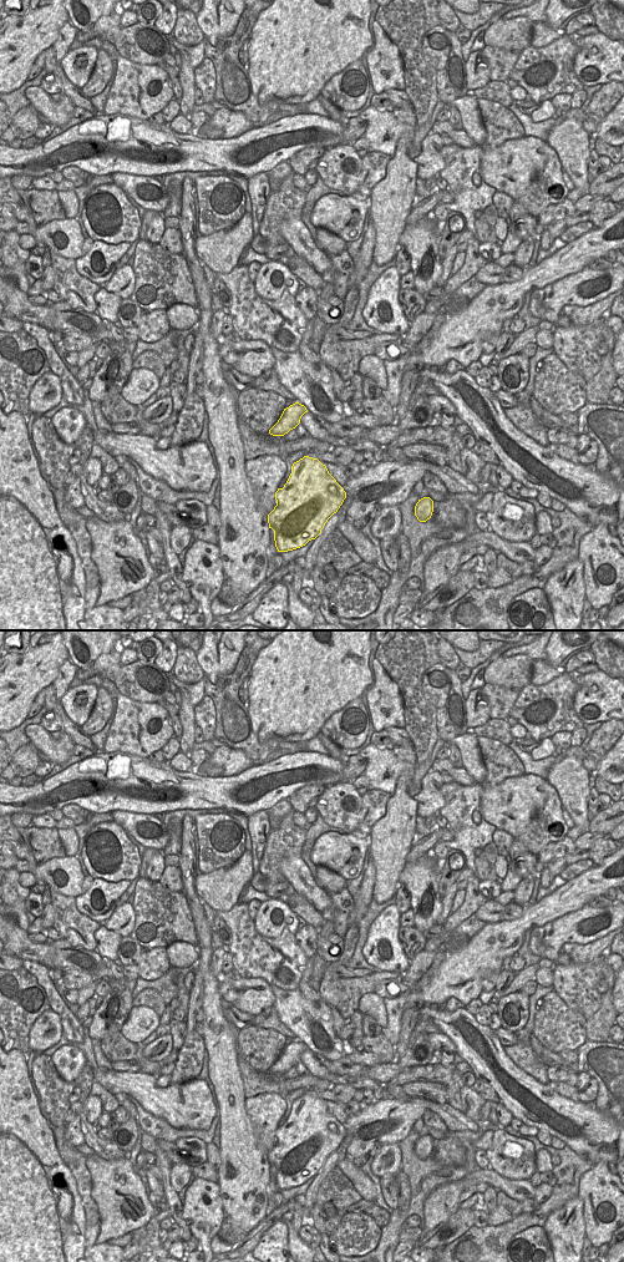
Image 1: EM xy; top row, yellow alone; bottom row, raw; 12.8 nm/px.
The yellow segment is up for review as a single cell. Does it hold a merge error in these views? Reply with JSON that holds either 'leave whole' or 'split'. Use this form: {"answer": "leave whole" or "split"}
{"answer": "leave whole"}

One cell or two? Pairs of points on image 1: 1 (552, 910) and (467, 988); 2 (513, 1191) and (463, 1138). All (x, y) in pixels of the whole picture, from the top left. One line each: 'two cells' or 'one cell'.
1: one cell
2: two cells

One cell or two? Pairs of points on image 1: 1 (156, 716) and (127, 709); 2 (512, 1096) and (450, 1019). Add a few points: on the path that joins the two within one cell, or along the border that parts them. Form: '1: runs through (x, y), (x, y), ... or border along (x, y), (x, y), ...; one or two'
1: runs through (148, 716), (135, 716); one
2: runs through (497, 1078), (488, 1064), (465, 1039); one

